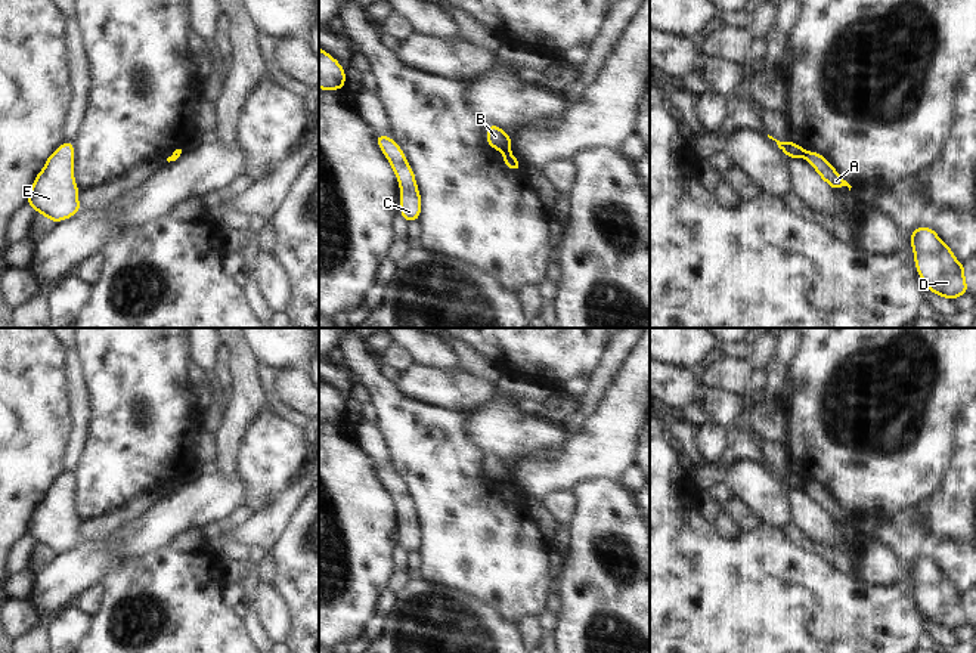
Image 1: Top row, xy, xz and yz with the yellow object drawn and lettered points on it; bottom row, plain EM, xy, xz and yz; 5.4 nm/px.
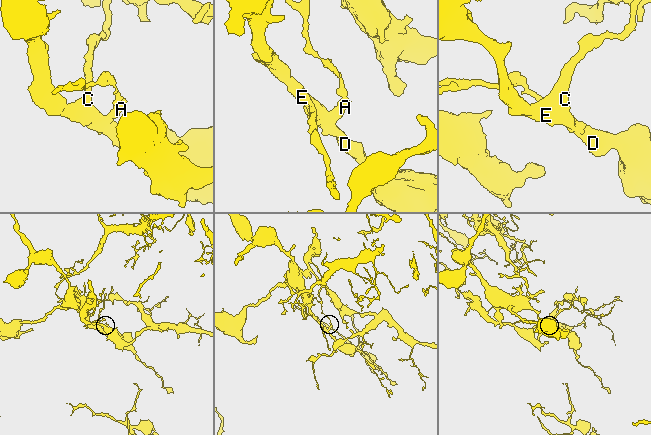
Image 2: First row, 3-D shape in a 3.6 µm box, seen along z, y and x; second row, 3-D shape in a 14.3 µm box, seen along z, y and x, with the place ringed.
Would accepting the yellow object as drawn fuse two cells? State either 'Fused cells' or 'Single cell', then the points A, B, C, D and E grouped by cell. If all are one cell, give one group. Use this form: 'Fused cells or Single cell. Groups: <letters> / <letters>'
Fused cells. Groups: A C D E / B

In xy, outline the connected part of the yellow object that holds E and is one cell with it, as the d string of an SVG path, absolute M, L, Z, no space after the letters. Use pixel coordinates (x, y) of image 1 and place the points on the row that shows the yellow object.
M63 140L63 145L56 148L44 161L44 168L35 176L27 204L35 213L58 223L83 208L78 204L78 194L74 179L74 143Z

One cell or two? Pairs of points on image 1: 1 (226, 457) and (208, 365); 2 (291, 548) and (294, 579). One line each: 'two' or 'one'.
1: two
2: one

